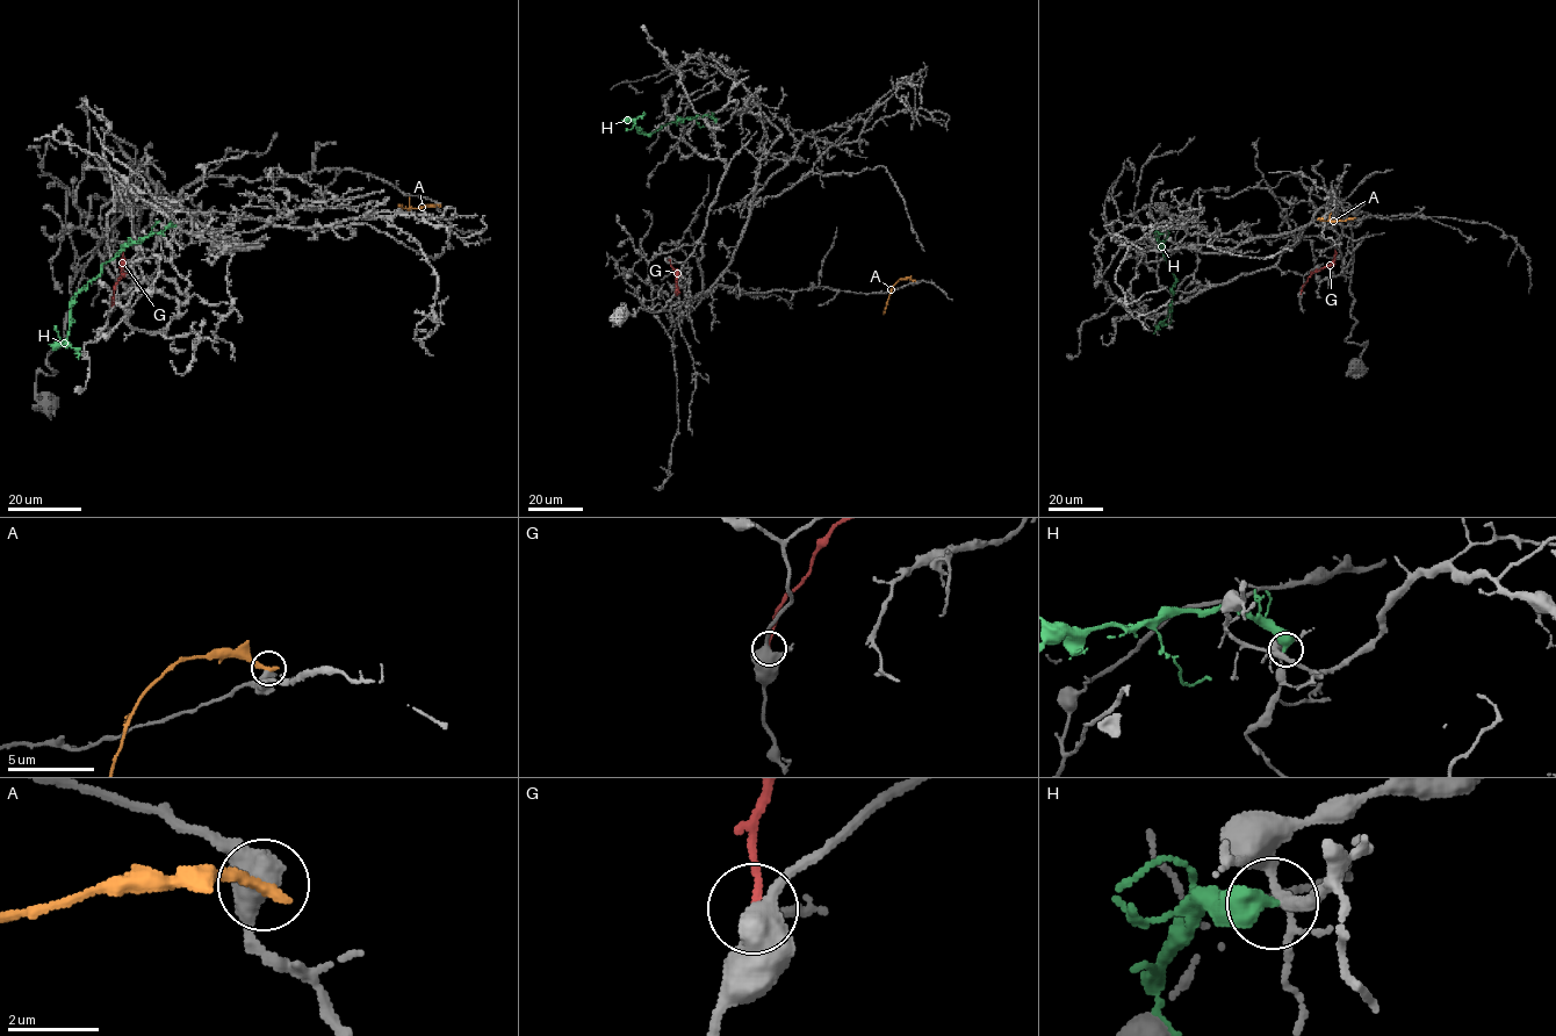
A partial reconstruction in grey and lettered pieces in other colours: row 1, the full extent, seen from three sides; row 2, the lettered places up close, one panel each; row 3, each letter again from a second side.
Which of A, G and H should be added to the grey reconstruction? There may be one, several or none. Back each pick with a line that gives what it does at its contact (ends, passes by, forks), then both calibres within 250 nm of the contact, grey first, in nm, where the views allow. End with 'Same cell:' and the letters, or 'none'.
Same cell: none

